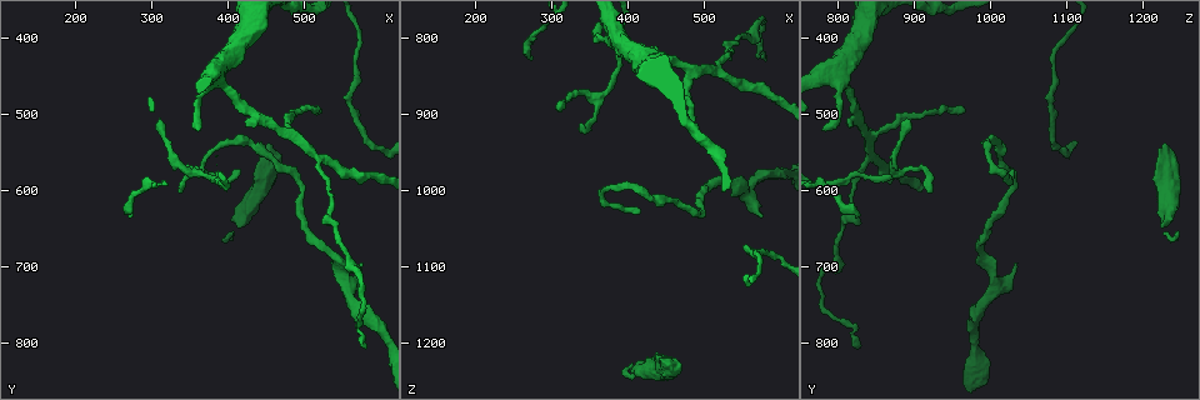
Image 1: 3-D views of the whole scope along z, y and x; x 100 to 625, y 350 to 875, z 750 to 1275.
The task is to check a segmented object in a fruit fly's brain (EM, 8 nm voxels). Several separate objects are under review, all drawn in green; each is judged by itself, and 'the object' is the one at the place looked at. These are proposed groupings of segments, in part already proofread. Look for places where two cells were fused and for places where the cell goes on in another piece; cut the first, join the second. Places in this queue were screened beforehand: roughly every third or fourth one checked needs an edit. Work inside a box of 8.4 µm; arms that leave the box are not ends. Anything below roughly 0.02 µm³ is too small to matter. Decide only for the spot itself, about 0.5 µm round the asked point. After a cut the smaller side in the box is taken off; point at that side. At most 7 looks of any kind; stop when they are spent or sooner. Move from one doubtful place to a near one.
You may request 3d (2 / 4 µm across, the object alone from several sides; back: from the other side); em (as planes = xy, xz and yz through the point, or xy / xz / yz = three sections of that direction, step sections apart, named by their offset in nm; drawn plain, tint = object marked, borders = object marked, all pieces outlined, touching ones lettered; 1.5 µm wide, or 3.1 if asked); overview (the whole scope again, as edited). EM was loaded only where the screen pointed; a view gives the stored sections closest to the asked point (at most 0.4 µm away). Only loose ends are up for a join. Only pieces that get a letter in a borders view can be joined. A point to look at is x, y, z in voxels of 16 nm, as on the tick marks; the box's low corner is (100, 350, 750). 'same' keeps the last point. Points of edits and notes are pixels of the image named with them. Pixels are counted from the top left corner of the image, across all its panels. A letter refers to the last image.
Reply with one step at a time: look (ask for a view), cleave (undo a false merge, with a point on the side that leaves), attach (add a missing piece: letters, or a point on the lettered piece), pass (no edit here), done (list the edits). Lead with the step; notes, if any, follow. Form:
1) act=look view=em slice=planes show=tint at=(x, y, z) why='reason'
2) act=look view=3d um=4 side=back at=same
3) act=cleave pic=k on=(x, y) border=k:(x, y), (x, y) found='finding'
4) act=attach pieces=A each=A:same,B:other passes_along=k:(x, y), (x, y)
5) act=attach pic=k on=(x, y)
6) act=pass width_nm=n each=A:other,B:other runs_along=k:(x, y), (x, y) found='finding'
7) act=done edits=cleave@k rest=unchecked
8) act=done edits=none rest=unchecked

act=look view=em slice=planes show=tint at=(420, 570, 1025) why='an open end'

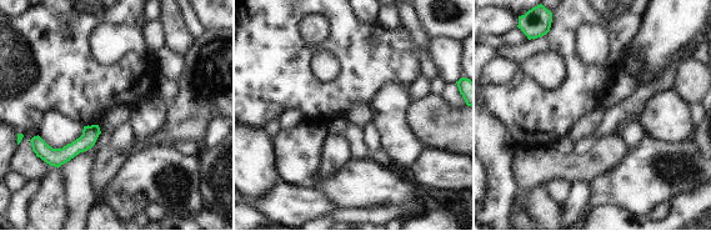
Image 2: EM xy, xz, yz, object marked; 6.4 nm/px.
act=look view=em slice=planes show=borders at=same

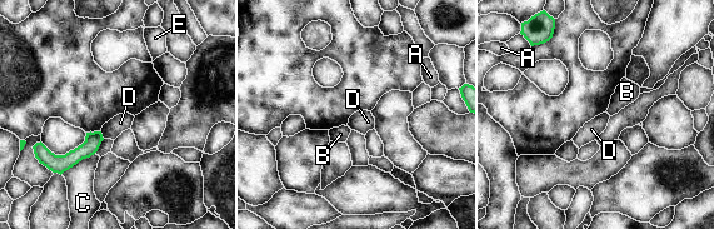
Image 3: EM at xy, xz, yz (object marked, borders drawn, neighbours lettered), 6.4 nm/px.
act=pass each=A:other,B:other,C:other,D:other,E:other border=3:(100, 132), (104, 138) found='no lettered piece goes on from it'

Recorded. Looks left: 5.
act=look view=em slice=xz step=4 show=tint at=(380, 585, 855) why='thick turns thin'

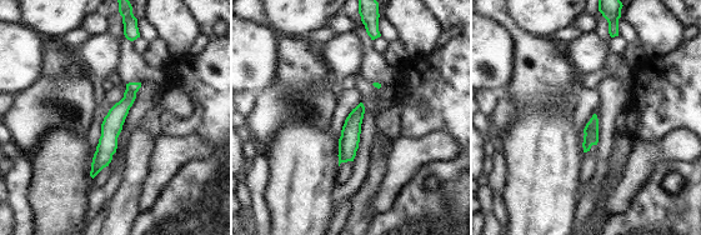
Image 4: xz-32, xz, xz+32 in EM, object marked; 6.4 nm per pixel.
act=look view=em slice=planes show=borders at=same why='another direction'

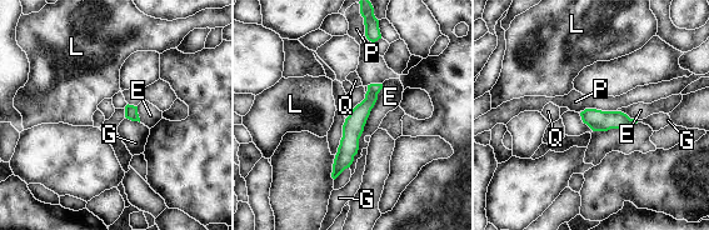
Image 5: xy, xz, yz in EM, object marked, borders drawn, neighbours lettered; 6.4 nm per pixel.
act=pass width_nm=140 each=E:other,G:other,L:other,P:other,Q:other border=5:(383, 84), (349, 166) found='all the same cell'

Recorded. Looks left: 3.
act=look view=em slice=planes show=borders at=(520, 500, 965) why='tapers out'

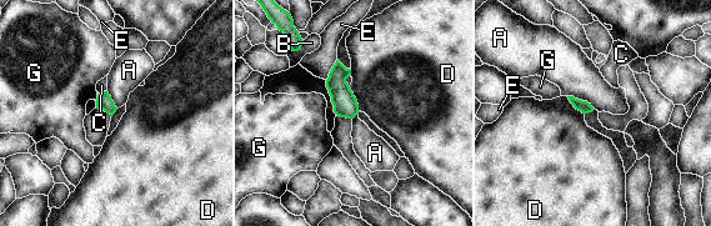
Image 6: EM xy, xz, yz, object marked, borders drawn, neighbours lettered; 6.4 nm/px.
act=pass width_nm=80 each=A:other,B:other,C:other,D:other,E:other,G:other border=6:(567, 95), (586, 100), (595, 109) found='none of them fits'

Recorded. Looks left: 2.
act=done edits=none rest=unchecked

